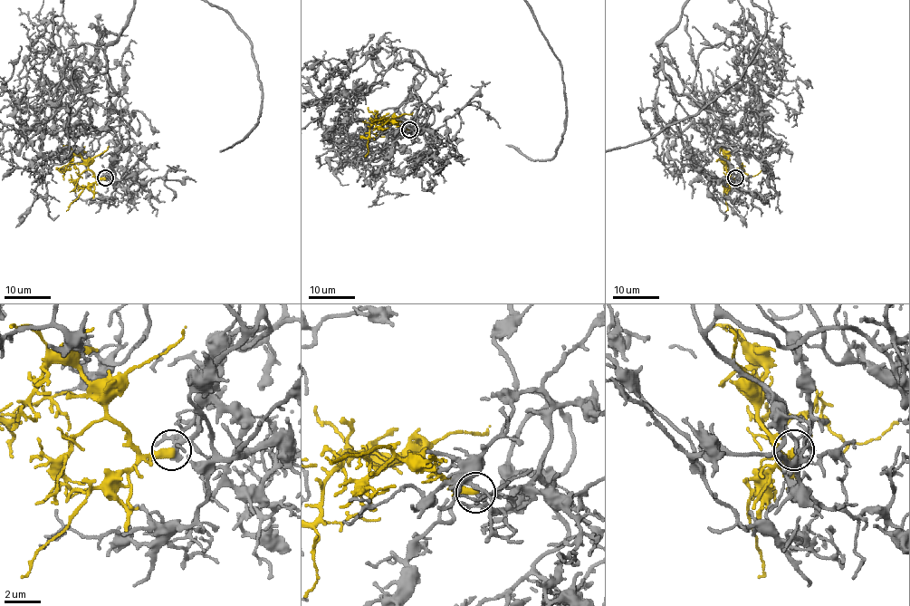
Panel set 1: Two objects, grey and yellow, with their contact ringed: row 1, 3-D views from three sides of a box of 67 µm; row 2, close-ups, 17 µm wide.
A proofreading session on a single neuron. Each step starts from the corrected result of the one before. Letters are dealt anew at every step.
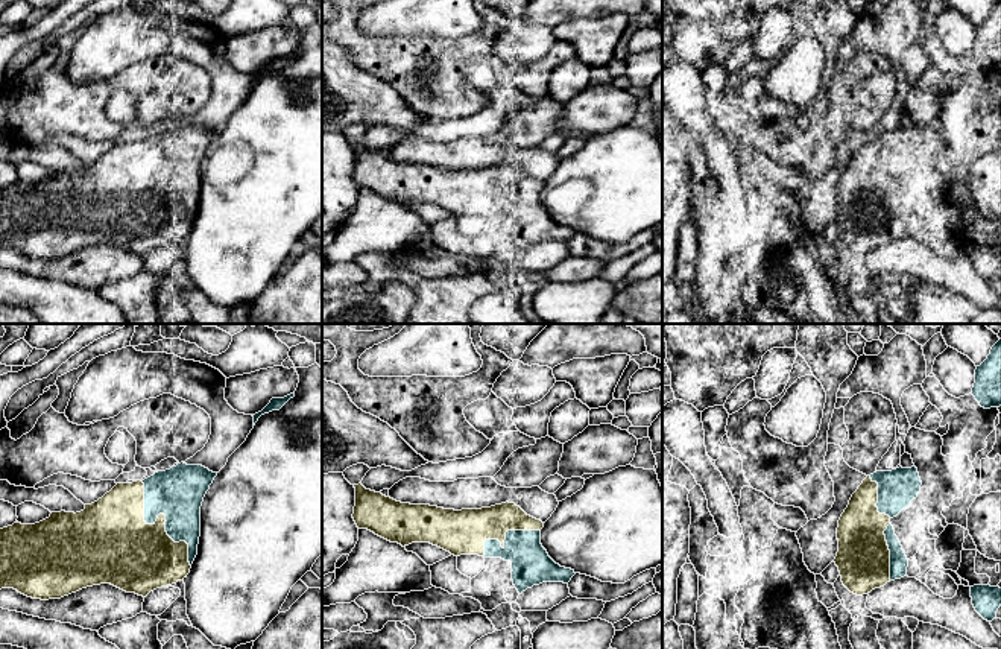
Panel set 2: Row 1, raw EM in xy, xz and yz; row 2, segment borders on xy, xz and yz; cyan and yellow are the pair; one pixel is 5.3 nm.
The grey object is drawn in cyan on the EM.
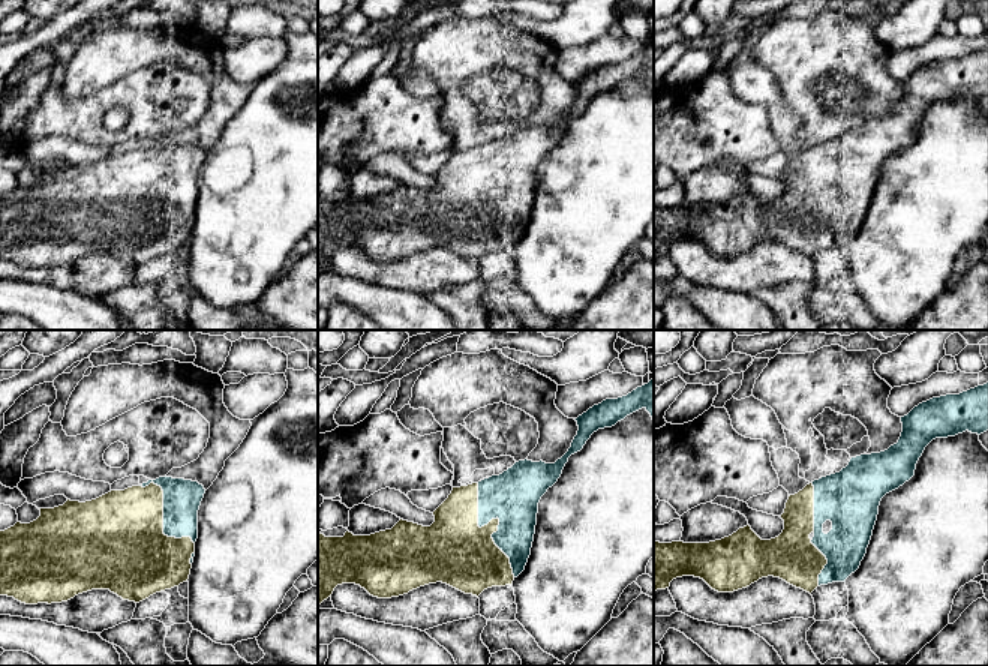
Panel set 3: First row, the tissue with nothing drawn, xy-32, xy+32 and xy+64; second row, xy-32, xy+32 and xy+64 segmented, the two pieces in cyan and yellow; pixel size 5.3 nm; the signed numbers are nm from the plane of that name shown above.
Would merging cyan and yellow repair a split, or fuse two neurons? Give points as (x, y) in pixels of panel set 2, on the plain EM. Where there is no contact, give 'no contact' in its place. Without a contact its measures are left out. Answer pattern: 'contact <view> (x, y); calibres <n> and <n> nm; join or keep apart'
contact xy (164, 174); calibres 280 and 340 nm; join

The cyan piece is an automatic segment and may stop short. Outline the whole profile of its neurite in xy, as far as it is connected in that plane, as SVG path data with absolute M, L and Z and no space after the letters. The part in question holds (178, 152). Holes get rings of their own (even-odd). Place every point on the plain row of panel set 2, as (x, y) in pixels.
M184 122L132 143L117 143L81 172L52 172L35 184L14 182L0 188L0 249L14 248L32 258L61 258L82 248L111 243L146 257L150 251L176 243L190 233L201 196L201 166L217 132Z

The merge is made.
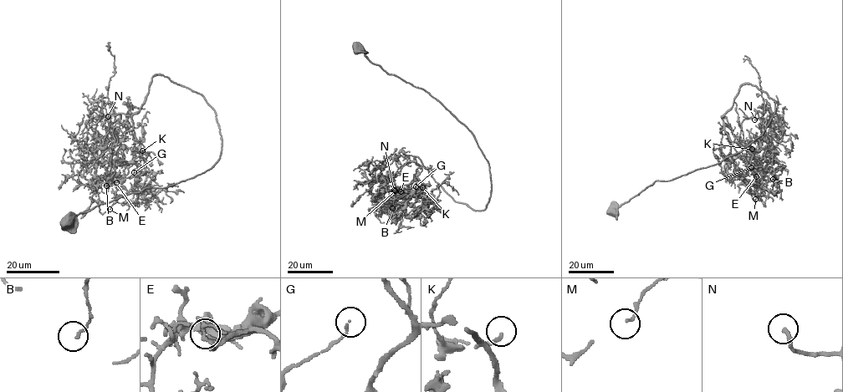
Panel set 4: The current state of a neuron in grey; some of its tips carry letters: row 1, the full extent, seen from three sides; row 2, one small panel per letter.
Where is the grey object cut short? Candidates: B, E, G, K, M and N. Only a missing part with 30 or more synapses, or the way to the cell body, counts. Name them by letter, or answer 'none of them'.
K, N

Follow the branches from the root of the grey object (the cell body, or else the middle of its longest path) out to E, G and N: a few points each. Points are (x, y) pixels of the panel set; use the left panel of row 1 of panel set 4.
E: (68, 221), (210, 169), (222, 136), (206, 99), (155, 74), (132, 116), (145, 170), (131, 190), (116, 182)
G: (68, 221), (210, 169), (222, 136), (202, 95), (152, 78), (132, 116), (145, 170), (128, 190), (134, 172)
N: (68, 221), (220, 159), (213, 109), (162, 75), (132, 116), (136, 142), (129, 115), (108, 116)

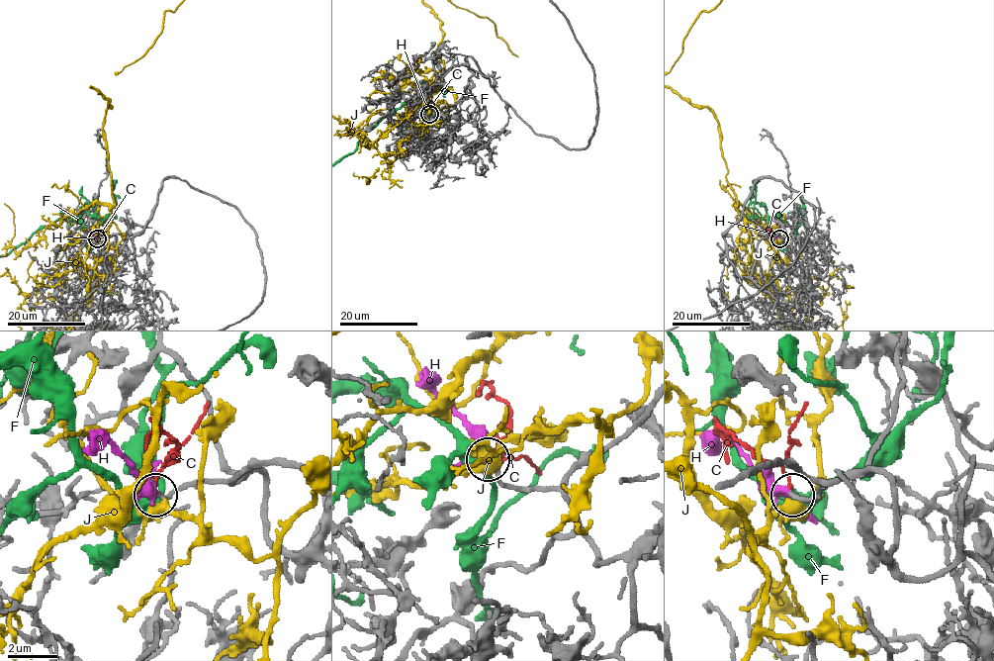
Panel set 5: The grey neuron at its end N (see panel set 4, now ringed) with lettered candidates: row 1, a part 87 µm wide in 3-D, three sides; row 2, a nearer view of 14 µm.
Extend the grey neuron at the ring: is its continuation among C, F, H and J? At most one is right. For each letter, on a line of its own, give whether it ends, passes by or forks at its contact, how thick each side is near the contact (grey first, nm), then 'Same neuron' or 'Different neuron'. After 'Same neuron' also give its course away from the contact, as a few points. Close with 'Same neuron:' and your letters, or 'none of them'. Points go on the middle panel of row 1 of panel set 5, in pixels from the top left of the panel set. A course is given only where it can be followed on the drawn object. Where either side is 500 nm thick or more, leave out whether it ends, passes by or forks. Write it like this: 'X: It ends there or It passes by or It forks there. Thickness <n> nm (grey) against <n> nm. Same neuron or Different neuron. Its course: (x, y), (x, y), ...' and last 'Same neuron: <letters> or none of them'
C: It ends there. Thickness 160 nm (grey) against 120 nm. Different neuron
F: It passes by. Thickness 220 nm (grey) against 280 nm. Different neuron
H: It forks there. Thickness 170 nm (grey) against 260 nm. Same neuron
J: It forks there. Thickness 200 nm (grey) against 360 nm. Different neuron
Same neuron: H

